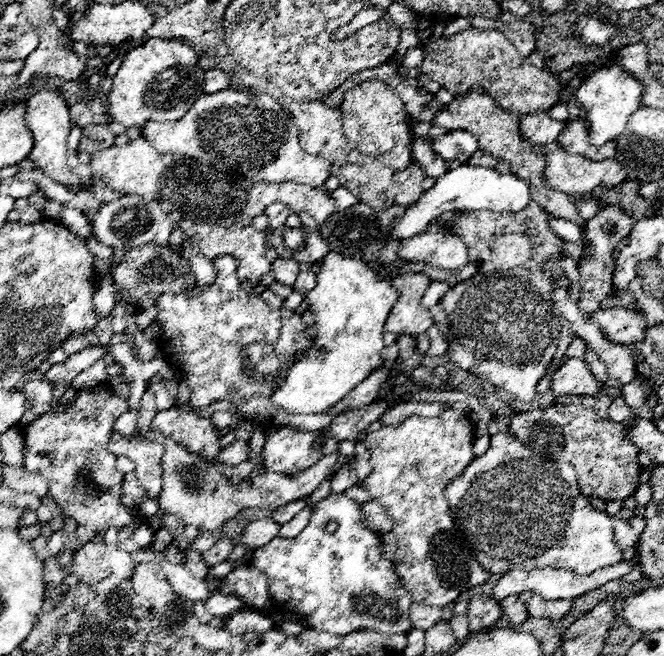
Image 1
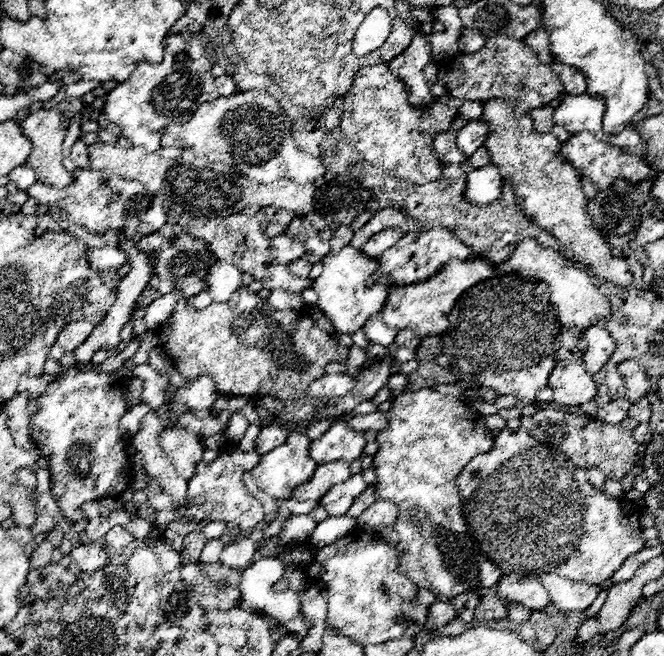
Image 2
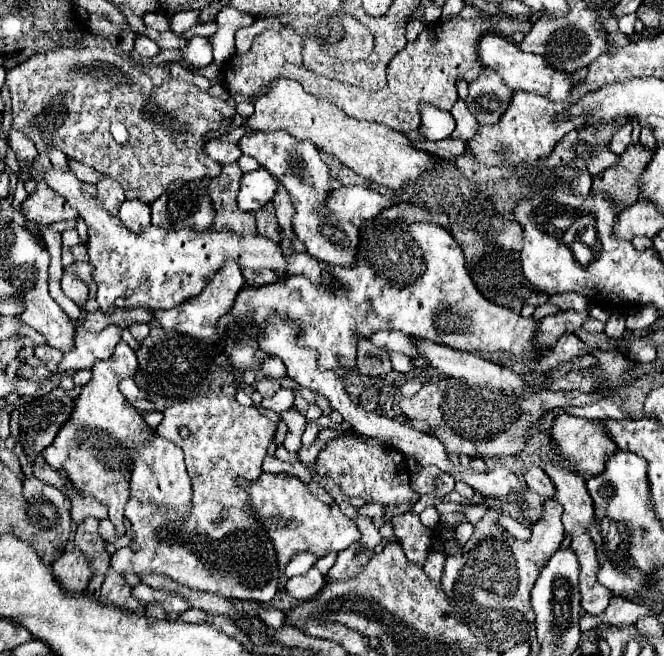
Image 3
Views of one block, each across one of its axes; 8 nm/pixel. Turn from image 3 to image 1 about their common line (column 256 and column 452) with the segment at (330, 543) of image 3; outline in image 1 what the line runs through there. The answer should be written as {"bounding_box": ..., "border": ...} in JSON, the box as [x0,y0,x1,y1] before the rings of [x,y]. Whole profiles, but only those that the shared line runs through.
{"bounding_box":[444,434,622,576],"border":[[[494,434],[490,438],[490,448],[482,456],[474,458],[460,476],[452,478],[444,496],[456,526],[464,532],[466,542],[470,544],[476,562],[482,564],[488,574],[504,574],[510,568],[552,566],[586,576],[594,570],[612,566],[622,558],[622,548],[614,542],[612,518],[594,510],[590,502],[578,494],[576,472],[572,466],[554,462],[552,458],[542,458],[512,434]]]}

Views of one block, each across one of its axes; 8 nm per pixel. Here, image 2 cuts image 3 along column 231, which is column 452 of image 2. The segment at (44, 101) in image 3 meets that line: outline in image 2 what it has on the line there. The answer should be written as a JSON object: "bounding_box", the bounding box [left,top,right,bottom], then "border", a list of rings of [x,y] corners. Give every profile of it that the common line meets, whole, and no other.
{"bounding_box":[340,64,458,184],"border":[[[376,64],[356,72],[352,88],[348,94],[344,94],[344,114],[340,128],[348,144],[360,152],[364,160],[384,168],[396,178],[424,184],[434,182],[442,174],[442,162],[432,148],[432,140],[436,134],[450,130],[456,118],[458,108],[440,102],[438,98],[434,98],[434,102],[426,108],[408,104],[404,82],[390,72],[388,64]]]}

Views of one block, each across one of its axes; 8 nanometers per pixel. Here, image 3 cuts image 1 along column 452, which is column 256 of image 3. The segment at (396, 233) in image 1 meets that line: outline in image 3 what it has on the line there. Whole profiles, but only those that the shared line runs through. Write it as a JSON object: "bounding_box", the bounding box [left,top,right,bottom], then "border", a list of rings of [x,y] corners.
{"bounding_box":[238,168,278,212],"border":[[[266,168],[246,172],[242,176],[242,184],[238,190],[238,206],[246,212],[256,212],[268,202],[272,202],[276,190],[278,182]]]}

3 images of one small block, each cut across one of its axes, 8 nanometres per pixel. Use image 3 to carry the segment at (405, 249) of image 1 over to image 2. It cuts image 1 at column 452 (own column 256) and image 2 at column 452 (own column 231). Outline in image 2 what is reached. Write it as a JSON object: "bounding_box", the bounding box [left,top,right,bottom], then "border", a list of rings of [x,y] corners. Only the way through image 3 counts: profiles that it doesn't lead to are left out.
{"bounding_box":[368,228,472,286],"border":[[[446,228],[406,232],[404,238],[400,238],[400,242],[396,242],[396,246],[392,246],[392,248],[384,250],[384,254],[380,254],[380,258],[376,260],[380,270],[376,270],[376,274],[372,274],[372,278],[368,280],[368,286],[372,286],[380,278],[380,274],[386,274],[388,278],[392,278],[392,286],[410,286],[410,284],[416,284],[416,282],[426,282],[428,276],[436,274],[452,258],[466,260],[466,258],[470,258],[470,254],[472,254],[470,248],[466,244],[462,244]]]}

